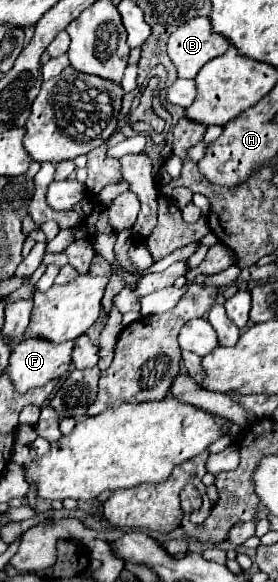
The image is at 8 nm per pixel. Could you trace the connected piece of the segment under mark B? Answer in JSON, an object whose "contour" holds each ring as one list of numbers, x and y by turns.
{"contour":[[206,16,188,20,168,38,168,56,178,70,178,78,194,78,208,60,224,54,228,48,230,42,210,28]]}

